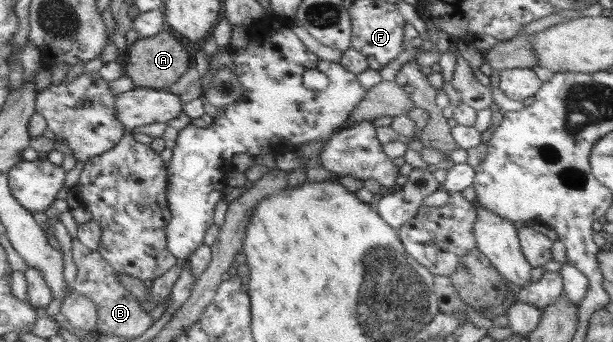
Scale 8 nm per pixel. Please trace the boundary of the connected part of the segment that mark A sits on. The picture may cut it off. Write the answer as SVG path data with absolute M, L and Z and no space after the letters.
M166 29L158 35L149 38L138 38L128 45L122 60L123 67L135 87L166 89L175 83L190 64L189 53L181 41Z

